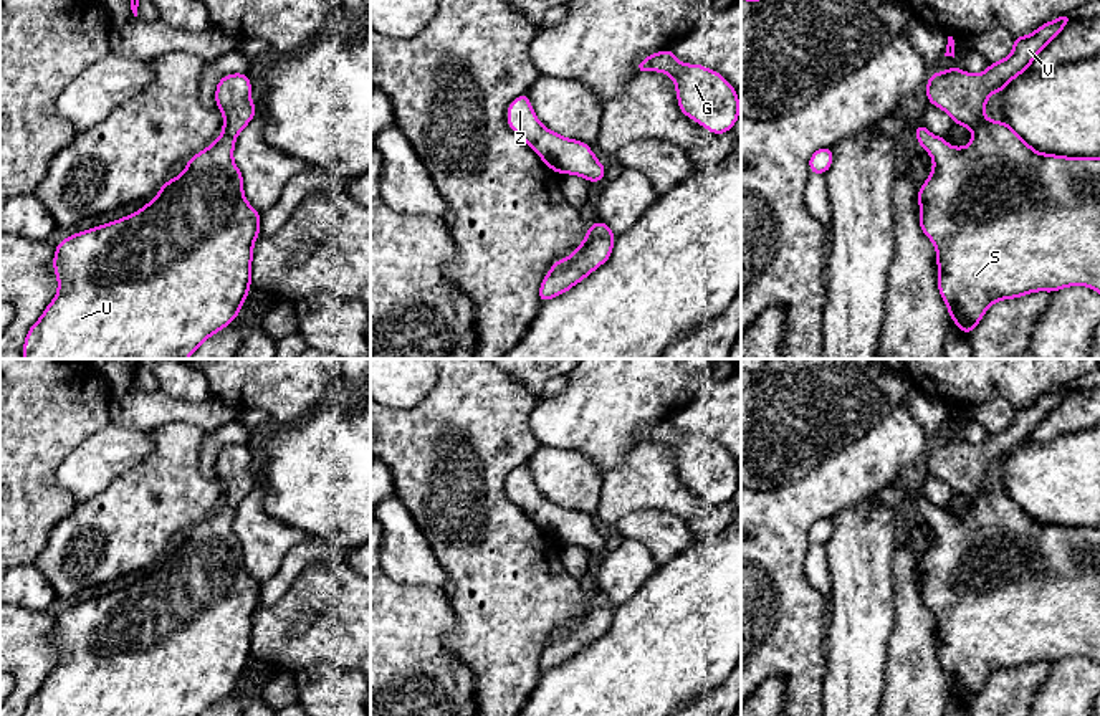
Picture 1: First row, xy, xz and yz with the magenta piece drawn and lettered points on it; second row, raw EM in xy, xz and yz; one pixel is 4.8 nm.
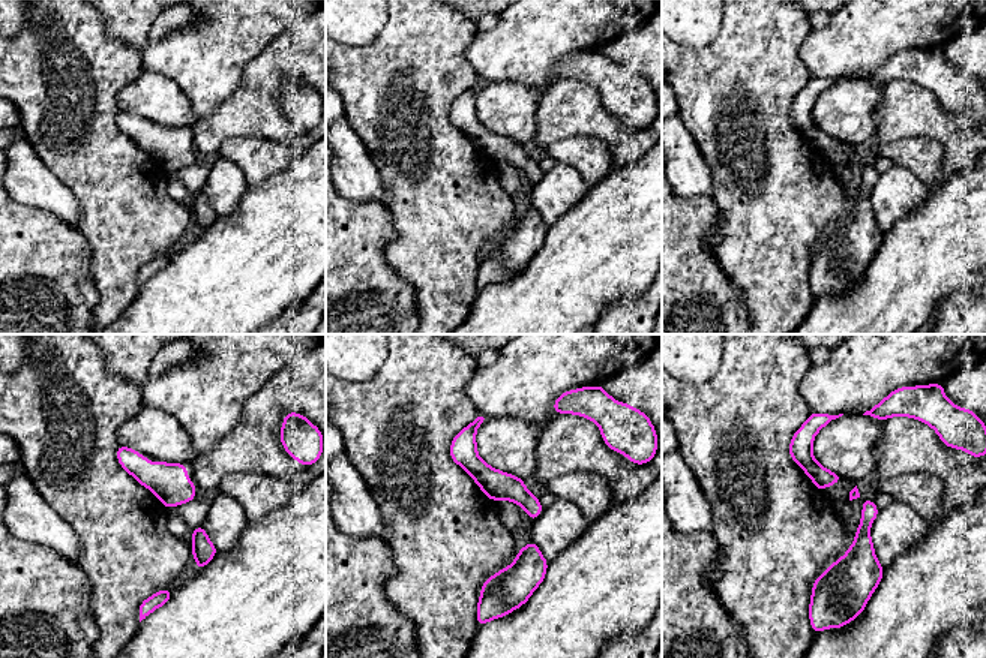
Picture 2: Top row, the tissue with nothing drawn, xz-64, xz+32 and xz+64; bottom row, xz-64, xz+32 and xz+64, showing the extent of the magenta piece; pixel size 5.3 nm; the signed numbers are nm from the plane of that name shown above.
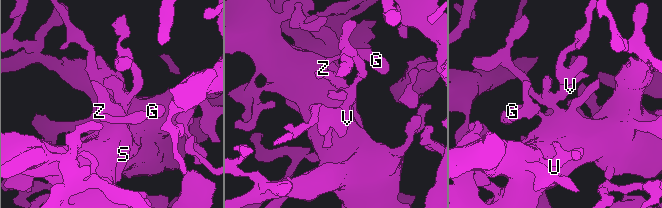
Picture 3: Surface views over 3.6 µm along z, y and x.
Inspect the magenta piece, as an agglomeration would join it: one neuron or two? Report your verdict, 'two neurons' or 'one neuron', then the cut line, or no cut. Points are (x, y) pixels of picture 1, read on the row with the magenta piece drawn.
one neuron; no cut

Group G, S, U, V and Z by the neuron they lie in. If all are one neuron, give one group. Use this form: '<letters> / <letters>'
G S U V Z

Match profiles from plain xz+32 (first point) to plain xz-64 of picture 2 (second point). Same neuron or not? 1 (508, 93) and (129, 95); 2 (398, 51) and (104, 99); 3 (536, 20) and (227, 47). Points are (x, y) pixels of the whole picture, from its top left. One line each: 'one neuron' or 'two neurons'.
1: one neuron
2: one neuron
3: one neuron

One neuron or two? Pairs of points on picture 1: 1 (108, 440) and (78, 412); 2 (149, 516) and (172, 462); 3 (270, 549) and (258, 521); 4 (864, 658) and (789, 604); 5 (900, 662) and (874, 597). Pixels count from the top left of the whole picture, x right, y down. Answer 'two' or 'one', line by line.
1: two
2: one
3: one
4: two
5: two

